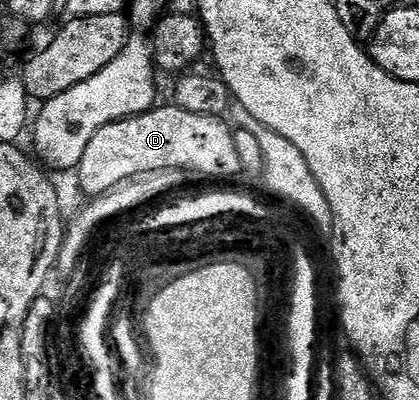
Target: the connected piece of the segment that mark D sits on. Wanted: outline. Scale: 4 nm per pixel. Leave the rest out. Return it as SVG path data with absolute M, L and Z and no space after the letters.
M156 105L150 111L137 116L117 120L107 124L93 134L93 139L86 146L82 154L80 165L77 168L79 175L79 187L87 194L87 197L96 199L112 191L115 187L127 183L130 179L136 179L138 175L144 175L150 171L181 171L190 173L196 171L199 175L208 175L211 179L231 179L242 172L242 165L237 155L235 131L230 126L226 127L223 119L213 117L200 117L197 113L185 113L185 109L174 105L162 107Z

